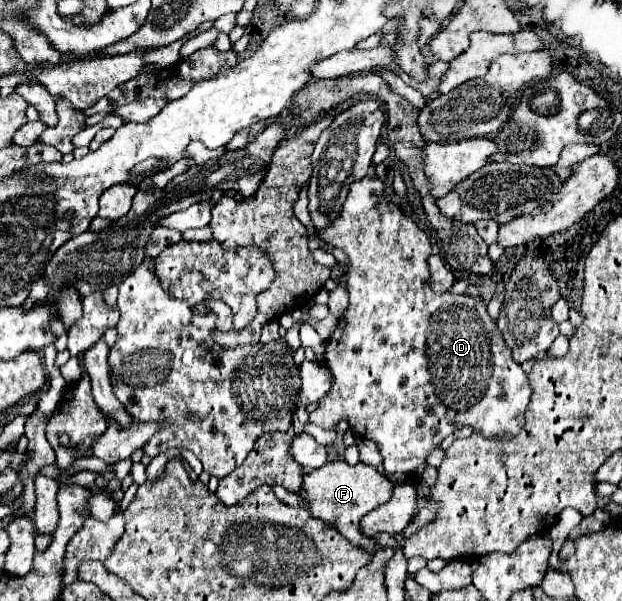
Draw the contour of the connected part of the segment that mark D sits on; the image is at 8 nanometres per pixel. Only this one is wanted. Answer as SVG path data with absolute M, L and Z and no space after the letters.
M364 177L358 179L356 183L352 183L350 191L344 203L344 209L340 213L340 217L334 221L332 227L322 229L322 231L314 231L314 237L332 243L338 249L344 249L346 257L348 257L348 271L346 271L346 289L350 295L350 303L348 309L342 315L342 324L339 324L330 337L330 343L326 345L326 361L324 365L330 369L332 373L332 389L330 393L320 401L318 409L310 413L310 423L322 427L322 429L332 429L342 417L348 419L350 429L354 433L358 433L360 437L372 439L378 443L378 449L384 457L384 471L388 477L398 477L398 475L410 475L418 469L418 465L422 465L428 457L430 451L434 451L436 447L440 447L440 443L444 441L444 437L452 435L456 429L460 427L472 427L476 433L482 433L482 437L486 439L508 439L510 435L516 435L522 425L524 425L524 411L526 405L530 401L530 385L528 385L528 377L522 371L522 367L512 359L512 351L504 345L504 339L496 327L496 321L488 317L486 313L486 305L480 299L472 299L466 295L436 295L430 289L430 271L428 271L428 263L426 259L430 257L430 239L428 235L416 227L416 223L406 217L396 203L388 203L384 193L382 193L382 181L378 177Z

